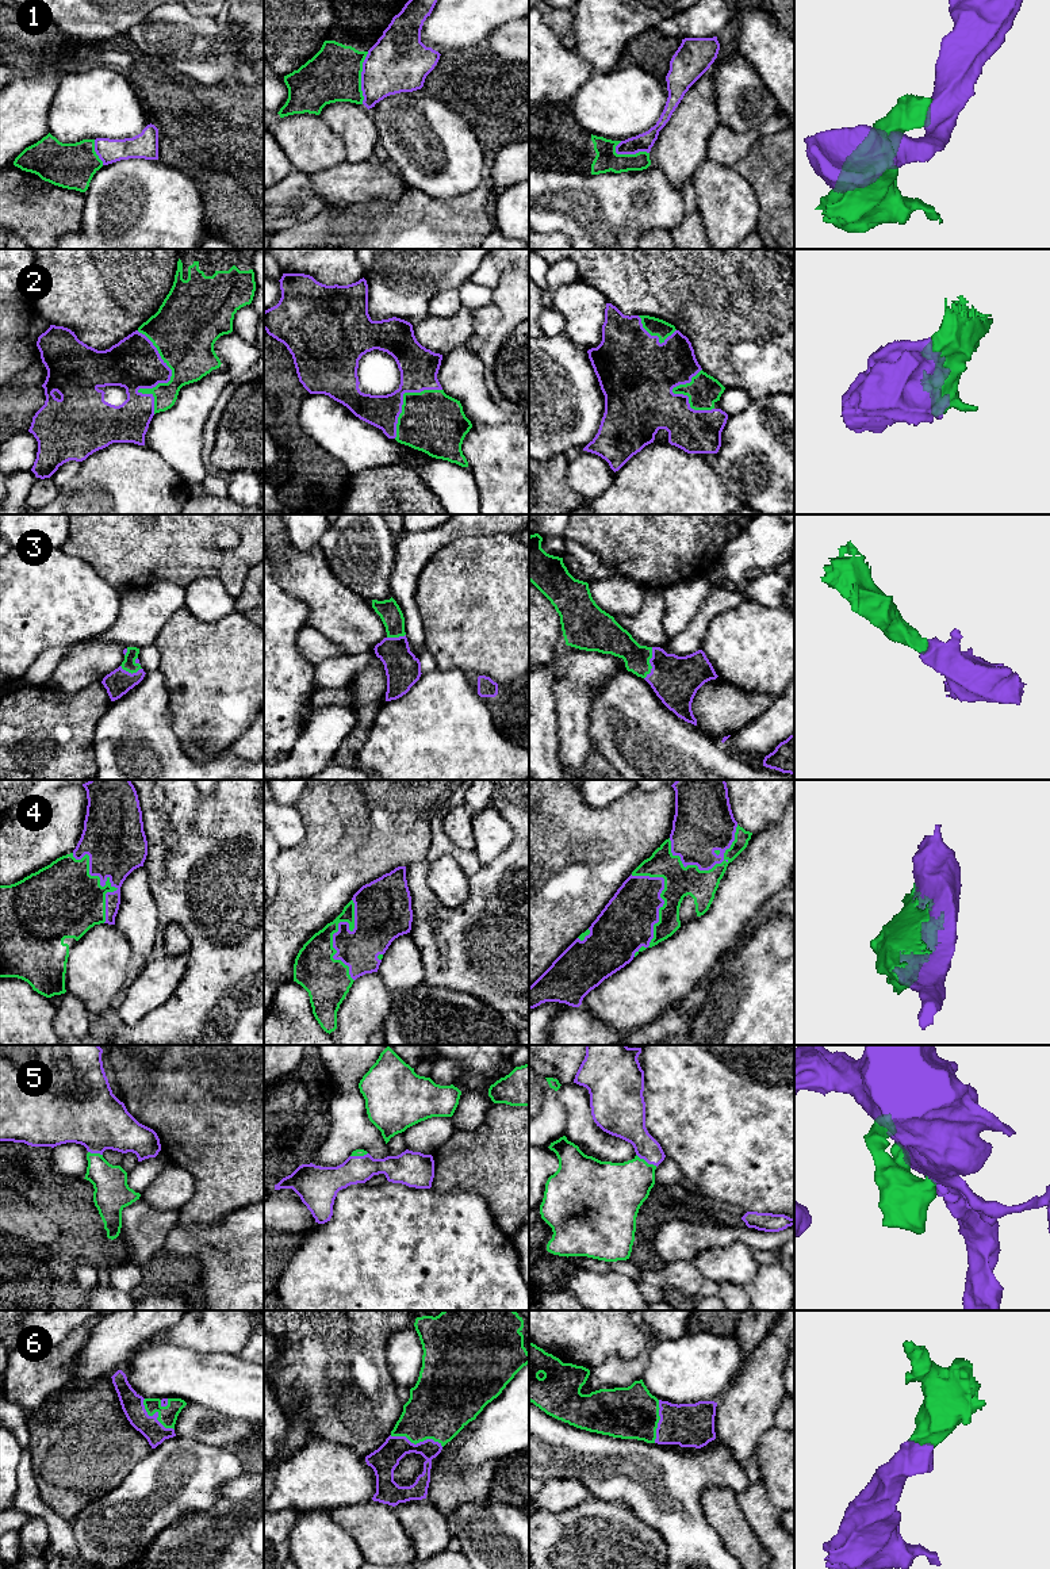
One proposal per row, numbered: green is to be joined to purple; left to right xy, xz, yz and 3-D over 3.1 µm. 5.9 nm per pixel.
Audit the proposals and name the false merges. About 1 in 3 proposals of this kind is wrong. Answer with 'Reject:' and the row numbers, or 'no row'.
Reject: 1

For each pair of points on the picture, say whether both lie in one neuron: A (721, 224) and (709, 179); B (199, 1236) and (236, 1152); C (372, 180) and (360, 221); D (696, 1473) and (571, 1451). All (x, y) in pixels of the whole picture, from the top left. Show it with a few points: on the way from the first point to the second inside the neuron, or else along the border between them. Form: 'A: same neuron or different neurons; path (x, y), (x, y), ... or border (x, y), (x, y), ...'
A: same neuron; path (721, 213), (720, 190)
B: different neurons; border (233, 1210), (211, 1223), (183, 1225), (177, 1220)
C: different neurons; border (397, 199), (393, 202), (368, 199), (334, 205)
D: same neuron; path (665, 1473), (633, 1473), (616, 1470), (602, 1464)

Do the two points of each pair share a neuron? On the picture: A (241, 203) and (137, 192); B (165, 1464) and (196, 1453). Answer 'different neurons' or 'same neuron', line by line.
A: different neurons
B: same neuron

